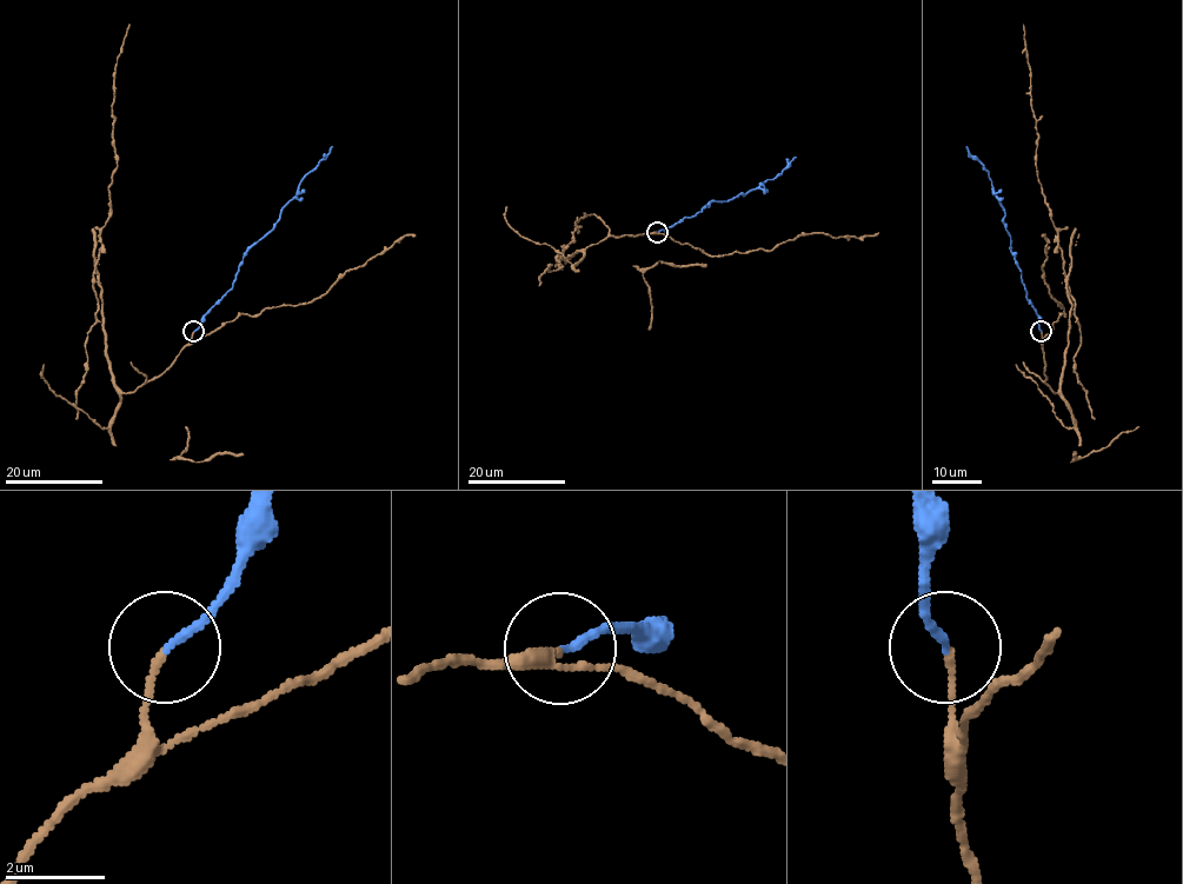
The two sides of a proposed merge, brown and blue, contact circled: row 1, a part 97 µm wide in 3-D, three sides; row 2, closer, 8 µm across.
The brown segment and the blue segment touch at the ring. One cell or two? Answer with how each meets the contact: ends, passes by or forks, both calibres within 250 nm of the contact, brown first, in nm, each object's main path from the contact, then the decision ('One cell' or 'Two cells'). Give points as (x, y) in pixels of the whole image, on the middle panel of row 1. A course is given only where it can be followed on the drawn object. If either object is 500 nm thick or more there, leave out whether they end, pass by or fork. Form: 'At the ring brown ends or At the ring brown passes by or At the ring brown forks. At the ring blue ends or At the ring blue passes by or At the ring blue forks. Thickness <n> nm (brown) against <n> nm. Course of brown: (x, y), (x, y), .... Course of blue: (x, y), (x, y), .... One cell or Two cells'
At the ring brown ends. At the ring blue ends. Thickness 130 nm (brown) against 160 nm. Course of brown: (657, 231), (609, 237), (565, 261), (557, 256), (572, 241), (577, 221), (592, 214). Course of blue: (657, 231), (695, 215), (710, 201), (744, 195), (772, 180), (796, 157). One cell

